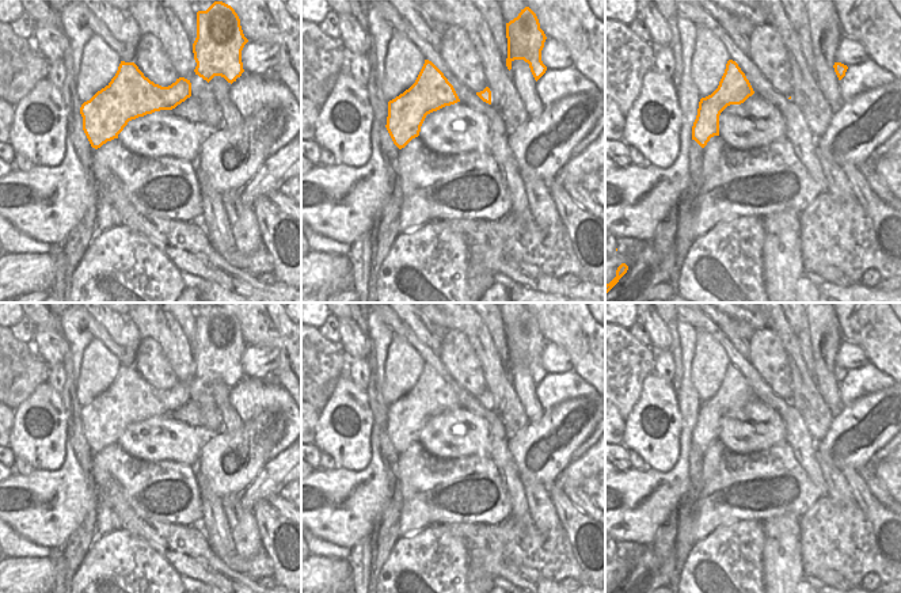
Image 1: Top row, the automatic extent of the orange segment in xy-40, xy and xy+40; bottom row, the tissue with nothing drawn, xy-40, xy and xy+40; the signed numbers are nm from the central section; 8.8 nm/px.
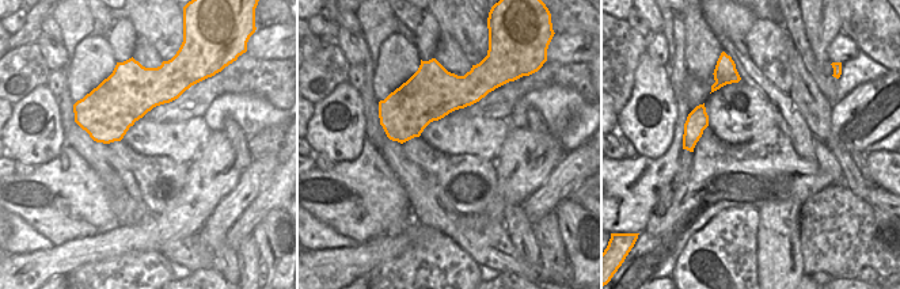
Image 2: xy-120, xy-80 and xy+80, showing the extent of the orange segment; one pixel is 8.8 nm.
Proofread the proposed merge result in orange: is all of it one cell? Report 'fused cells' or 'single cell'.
single cell

